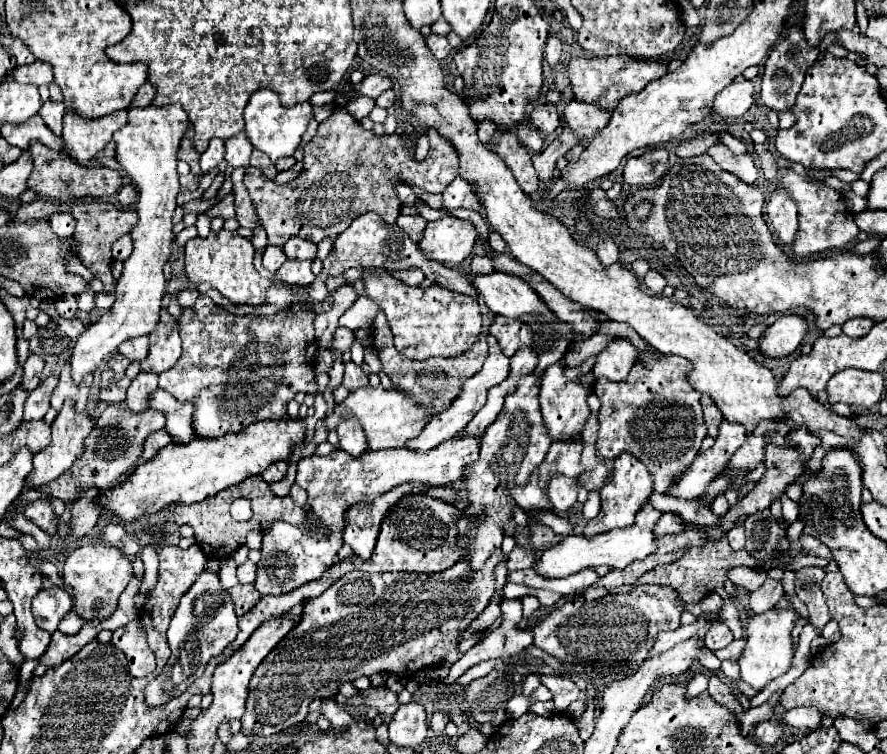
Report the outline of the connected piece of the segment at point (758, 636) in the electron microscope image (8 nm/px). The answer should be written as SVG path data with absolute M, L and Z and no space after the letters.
M767 610L763 614L755 614L747 628L747 648L739 658L741 680L753 686L755 690L763 690L773 678L785 674L791 668L793 658L793 644L791 644L791 630L795 624L795 616L791 610Z

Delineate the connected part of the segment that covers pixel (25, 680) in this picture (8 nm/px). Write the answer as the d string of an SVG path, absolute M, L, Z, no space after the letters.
M31 660L31 662L23 662L21 670L19 670L19 686L25 686L31 682L31 676L33 676L33 668L37 666L39 662L37 660Z

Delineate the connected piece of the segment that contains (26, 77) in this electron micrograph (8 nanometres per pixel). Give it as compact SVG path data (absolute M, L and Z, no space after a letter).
M35 60L27 66L17 66L13 70L13 80L19 84L35 84L35 86L49 86L53 82L53 70L47 62Z

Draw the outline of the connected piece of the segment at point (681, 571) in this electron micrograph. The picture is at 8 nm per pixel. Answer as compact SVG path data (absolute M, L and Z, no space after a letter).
M723 536L721 540L709 540L709 544L703 544L701 548L689 548L689 552L685 552L685 556L681 556L681 560L671 564L671 570L655 568L655 570L645 572L645 576L641 576L641 580L637 580L637 586L645 586L645 584L673 586L685 604L697 604L707 594L715 592L719 586L725 586L725 582L729 580L727 572L735 566L755 568L755 558L745 550L729 548L727 536Z

